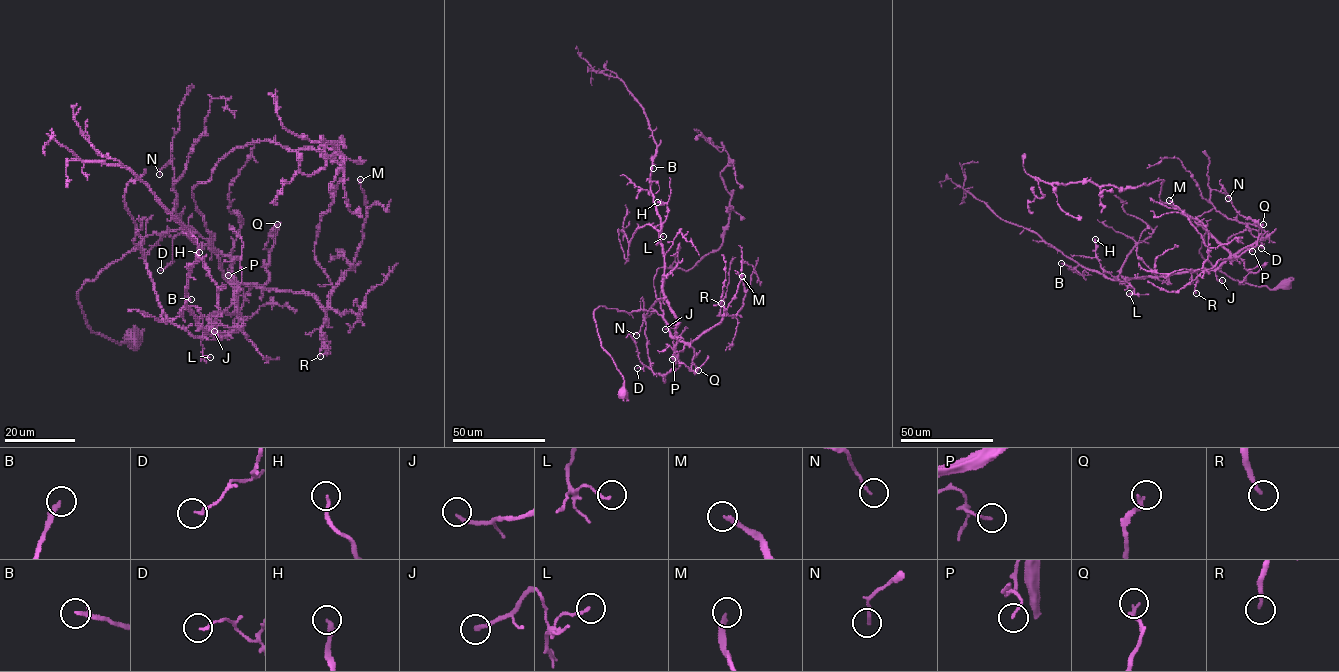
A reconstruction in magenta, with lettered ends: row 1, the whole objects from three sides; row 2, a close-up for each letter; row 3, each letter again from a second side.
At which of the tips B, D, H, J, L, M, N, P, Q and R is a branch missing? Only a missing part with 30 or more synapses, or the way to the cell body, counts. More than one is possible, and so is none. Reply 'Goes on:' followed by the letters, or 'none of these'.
Goes on: M

